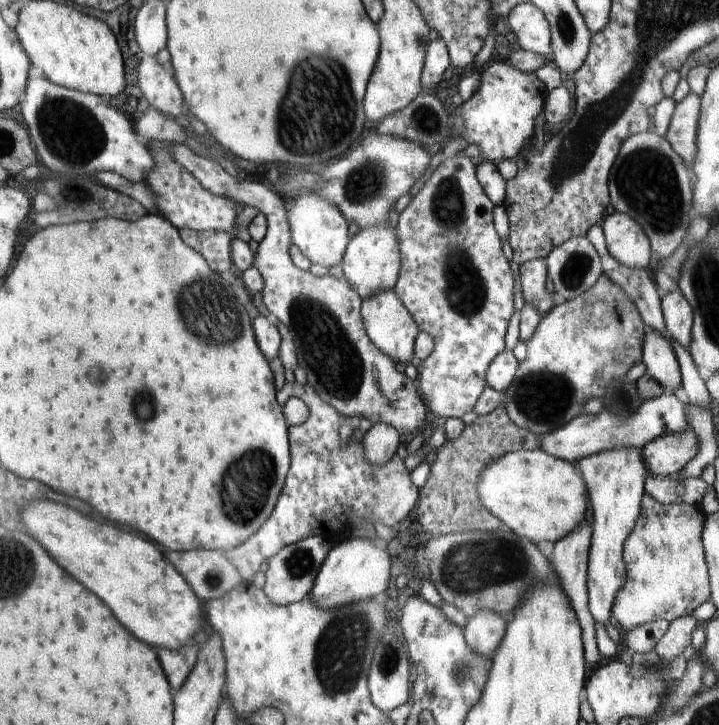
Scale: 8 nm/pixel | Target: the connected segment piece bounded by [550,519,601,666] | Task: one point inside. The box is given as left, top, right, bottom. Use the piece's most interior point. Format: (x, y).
(569, 558)

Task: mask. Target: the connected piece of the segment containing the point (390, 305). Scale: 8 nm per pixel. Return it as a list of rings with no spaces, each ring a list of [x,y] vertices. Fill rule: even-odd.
[[[393,290],[383,291],[371,299],[361,301],[362,320],[371,341],[382,353],[388,355],[396,364],[410,364],[413,359],[413,346],[419,333],[417,324],[411,319],[402,302]]]

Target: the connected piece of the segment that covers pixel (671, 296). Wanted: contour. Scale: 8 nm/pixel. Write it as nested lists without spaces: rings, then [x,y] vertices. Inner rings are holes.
[[[677,288],[662,295],[661,309],[667,331],[687,350],[692,336],[692,307]]]

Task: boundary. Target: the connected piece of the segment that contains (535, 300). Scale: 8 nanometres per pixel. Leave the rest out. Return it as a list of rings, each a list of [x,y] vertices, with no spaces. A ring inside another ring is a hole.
[[[532,259],[519,266],[520,284],[524,302],[534,305],[537,311],[546,316],[552,310],[552,295],[546,289],[547,268],[542,259]]]

